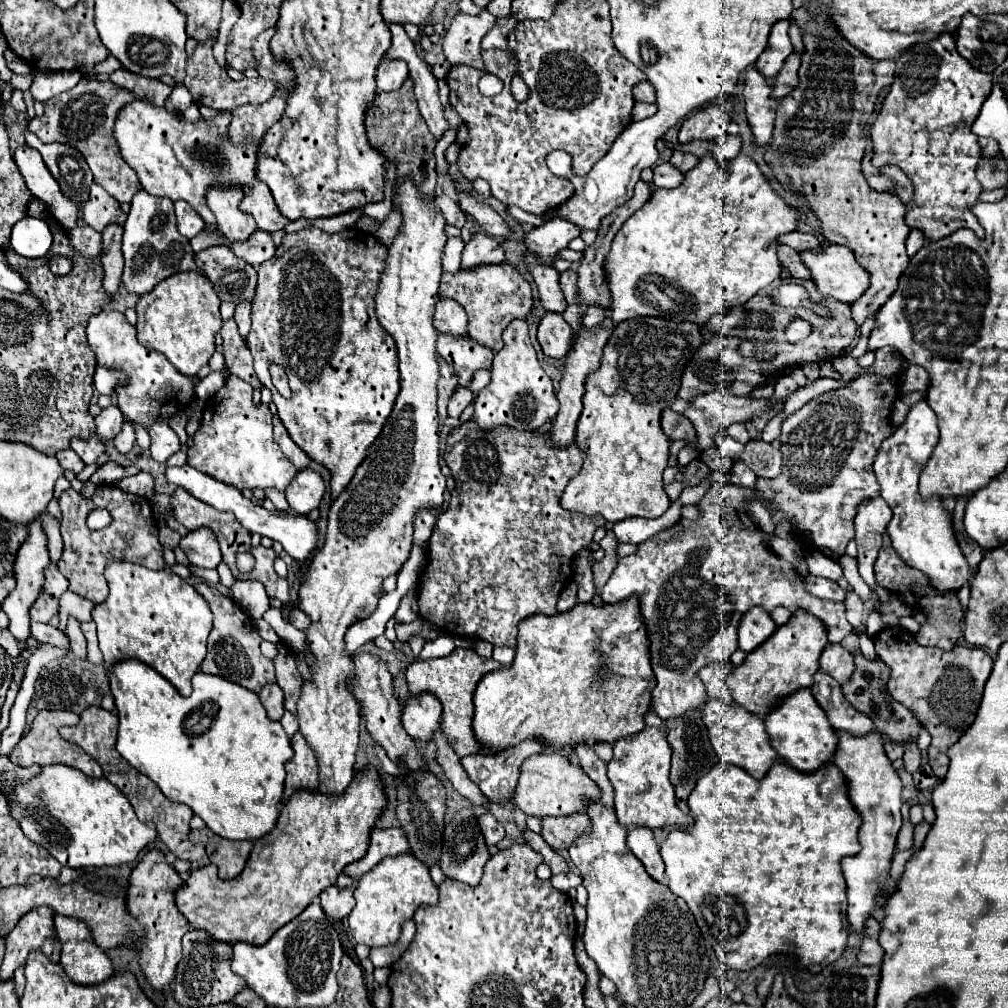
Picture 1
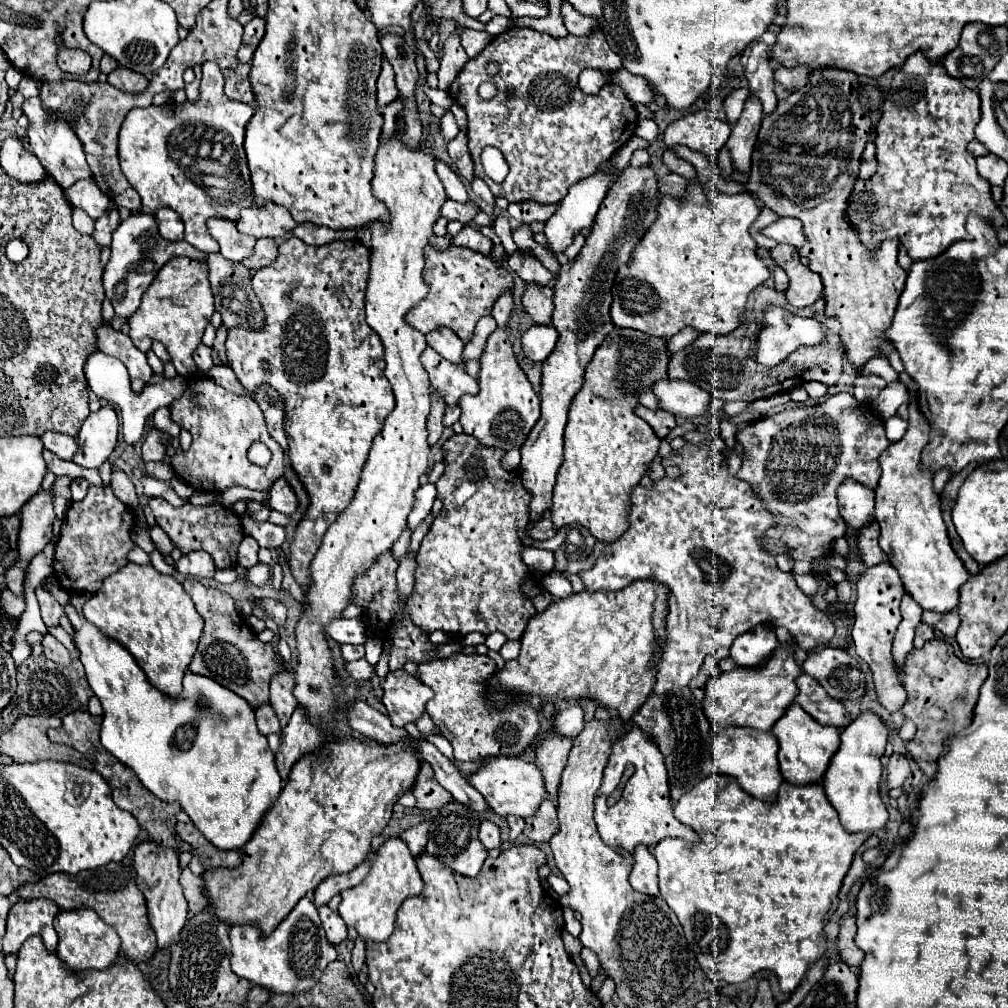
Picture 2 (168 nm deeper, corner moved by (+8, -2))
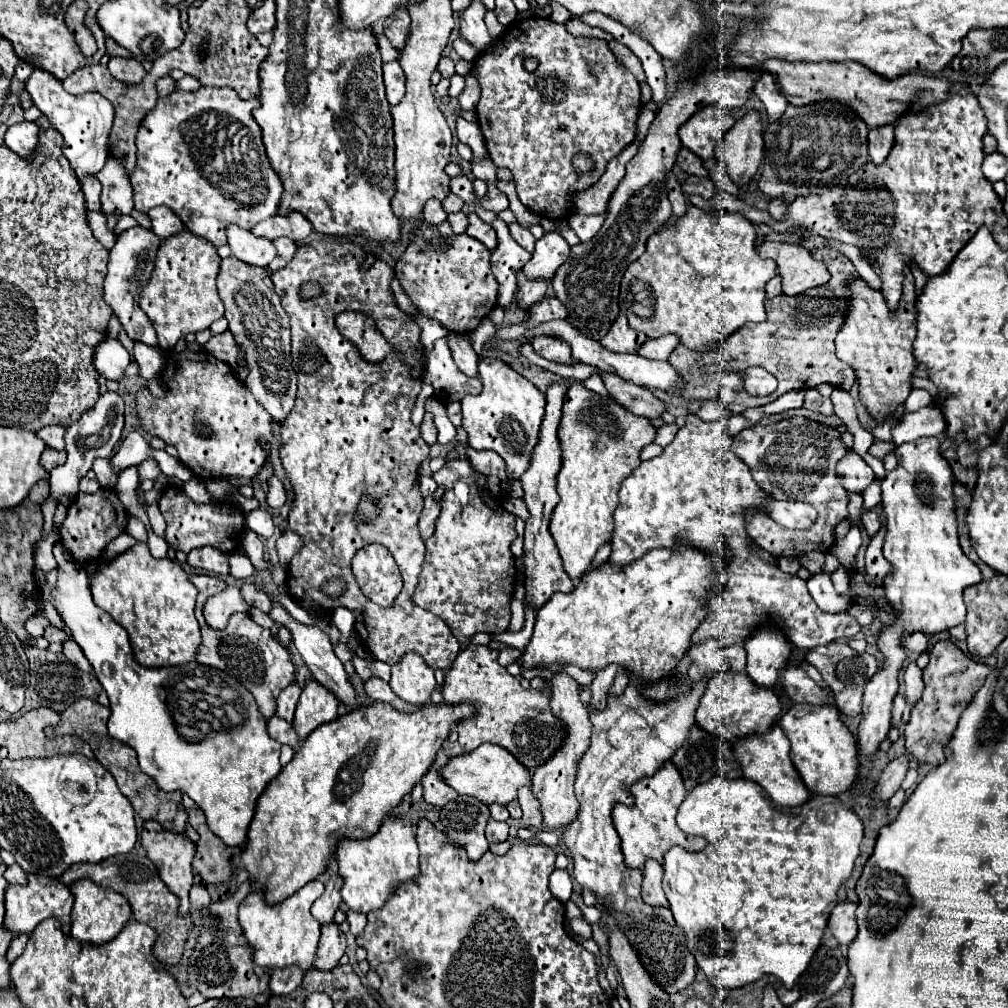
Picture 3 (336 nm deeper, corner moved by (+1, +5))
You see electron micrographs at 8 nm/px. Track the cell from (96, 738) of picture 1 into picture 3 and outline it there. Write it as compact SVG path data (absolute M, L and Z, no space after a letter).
M78 699L60 713L60 723L56 727L48 727L46 735L48 737L52 737L52 735L76 735L76 737L82 737L92 747L96 759L114 775L114 779L118 783L118 789L122 791L124 797L128 797L134 811L142 819L154 819L154 821L170 827L174 823L176 815L178 815L178 809L182 809L182 793L180 791L172 791L172 793L160 791L156 781L140 771L136 753L128 745L124 745L124 743L110 737L108 727L106 727L108 717L110 717L110 711L104 705L100 705L98 701Z

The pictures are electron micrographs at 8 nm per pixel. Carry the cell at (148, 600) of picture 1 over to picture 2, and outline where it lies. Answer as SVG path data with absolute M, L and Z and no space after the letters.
M127 564L103 580L101 590L85 602L83 616L127 648L155 688L167 696L179 696L183 674L203 632L203 618L173 576L157 572L151 564Z

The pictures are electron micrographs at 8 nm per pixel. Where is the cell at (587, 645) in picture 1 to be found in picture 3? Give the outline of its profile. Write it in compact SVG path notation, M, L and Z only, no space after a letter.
M676 543L672 549L650 549L638 561L616 567L606 561L600 567L588 569L572 593L554 593L550 601L536 613L532 639L520 657L518 665L578 665L588 671L600 671L612 663L624 663L624 667L640 679L660 679L670 673L692 645L692 633L704 621L708 613L710 591L718 585L718 565L730 559L730 551L724 545L720 553L706 553L692 545Z

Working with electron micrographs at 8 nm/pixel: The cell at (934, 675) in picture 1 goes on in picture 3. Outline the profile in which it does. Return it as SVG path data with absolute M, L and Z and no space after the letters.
M940 641L930 651L930 663L924 669L924 693L922 699L912 707L910 721L906 723L904 737L906 737L906 749L910 755L914 755L920 763L930 765L942 765L944 747L950 741L960 713L966 709L966 705L972 701L974 693L982 687L984 679L990 673L988 665L976 663L970 657L966 657L954 643Z

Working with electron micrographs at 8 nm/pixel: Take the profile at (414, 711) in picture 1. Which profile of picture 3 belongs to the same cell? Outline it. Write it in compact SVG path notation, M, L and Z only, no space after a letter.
M404 653L392 667L390 687L402 701L410 705L426 705L430 703L430 695L436 689L434 669L426 665L418 653Z

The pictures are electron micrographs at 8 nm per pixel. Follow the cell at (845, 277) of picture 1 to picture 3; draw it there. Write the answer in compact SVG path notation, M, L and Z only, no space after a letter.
M764 241L756 251L760 257L776 261L782 277L782 293L786 295L798 295L810 287L820 287L830 279L826 265L810 257L810 251L800 245Z

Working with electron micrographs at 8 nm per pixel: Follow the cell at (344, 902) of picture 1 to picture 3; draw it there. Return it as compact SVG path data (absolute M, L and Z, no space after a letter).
M336 923L326 925L326 929L322 929L322 937L318 943L318 955L314 959L314 969L318 971L332 971L340 957L344 955L346 949L346 937L344 933L338 929Z

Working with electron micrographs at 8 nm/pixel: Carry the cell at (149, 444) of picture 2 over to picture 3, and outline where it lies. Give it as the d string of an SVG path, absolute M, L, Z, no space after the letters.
M144 461L144 463L138 467L138 475L140 475L140 479L152 479L152 481L156 481L156 479L160 477L158 463L156 463L156 461Z

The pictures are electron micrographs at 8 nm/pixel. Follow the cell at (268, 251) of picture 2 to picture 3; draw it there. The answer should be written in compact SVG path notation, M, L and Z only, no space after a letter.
M280 237L278 241L274 241L274 247L276 247L276 259L270 263L270 271L278 271L278 269L284 269L290 261L292 261L292 257L294 257L294 253L296 253L296 243L294 241L290 241L290 239L284 239L284 237Z

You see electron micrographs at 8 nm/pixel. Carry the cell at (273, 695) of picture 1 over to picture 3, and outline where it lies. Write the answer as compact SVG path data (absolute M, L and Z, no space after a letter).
M274 715L268 721L268 733L272 739L276 739L278 743L290 745L292 749L298 749L300 741L298 741L298 733L292 729L292 725L288 721L282 721L278 715Z

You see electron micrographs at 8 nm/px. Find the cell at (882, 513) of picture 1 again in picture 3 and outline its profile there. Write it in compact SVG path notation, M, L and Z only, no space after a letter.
M848 451L838 467L836 467L836 473L840 477L840 483L846 491L854 491L854 493L862 493L872 481L874 481L874 471L866 465L866 461L854 453L854 451Z

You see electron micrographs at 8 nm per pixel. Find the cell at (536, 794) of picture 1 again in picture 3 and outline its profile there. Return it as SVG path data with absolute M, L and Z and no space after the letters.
M480 745L470 753L462 753L450 759L444 767L440 767L438 773L444 779L444 783L448 783L458 795L476 797L486 805L490 803L506 805L512 799L516 799L516 791L520 787L524 785L530 787L530 771L522 769L522 765L510 753L506 753L506 749L498 745Z

